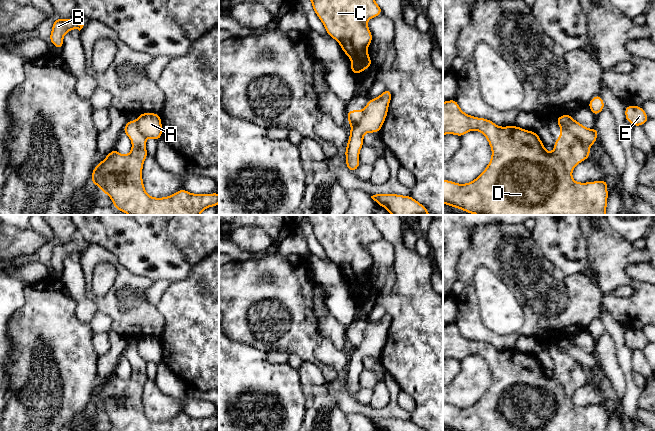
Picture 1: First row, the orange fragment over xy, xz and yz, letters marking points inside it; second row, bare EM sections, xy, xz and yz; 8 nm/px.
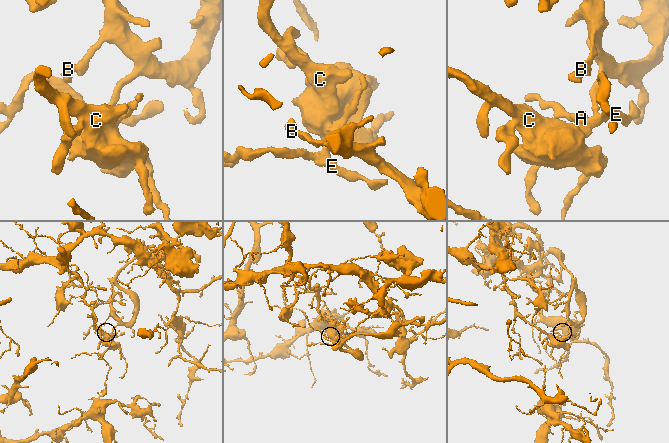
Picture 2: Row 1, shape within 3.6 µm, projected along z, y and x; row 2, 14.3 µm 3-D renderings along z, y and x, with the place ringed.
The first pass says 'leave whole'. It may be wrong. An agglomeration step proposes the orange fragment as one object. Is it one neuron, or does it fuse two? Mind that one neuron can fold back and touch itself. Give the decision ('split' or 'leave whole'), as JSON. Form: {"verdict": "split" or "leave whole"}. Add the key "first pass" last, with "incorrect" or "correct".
{"verdict": "split", "first pass": "incorrect"}

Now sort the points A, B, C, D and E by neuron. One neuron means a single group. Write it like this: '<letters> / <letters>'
A B E / C D

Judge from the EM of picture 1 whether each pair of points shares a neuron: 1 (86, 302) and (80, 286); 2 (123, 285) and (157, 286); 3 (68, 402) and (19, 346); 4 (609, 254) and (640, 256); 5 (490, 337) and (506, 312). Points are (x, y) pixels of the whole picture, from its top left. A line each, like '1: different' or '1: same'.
1: same
2: different
3: same
4: same
5: different

